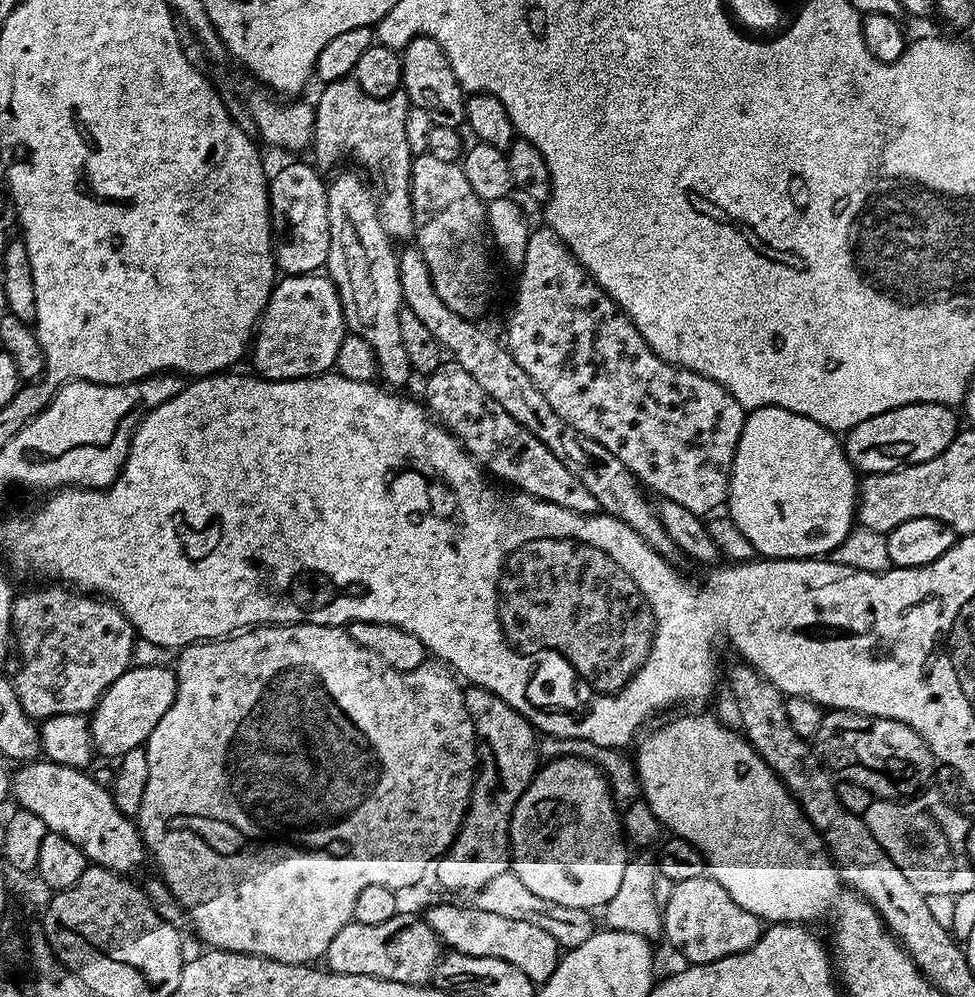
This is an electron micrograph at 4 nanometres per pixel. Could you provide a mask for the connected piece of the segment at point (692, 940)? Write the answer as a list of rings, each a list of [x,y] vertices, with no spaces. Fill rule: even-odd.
[[[705,874],[678,882],[669,887],[668,901],[663,901],[662,936],[676,952],[685,956],[688,964],[709,964],[718,958],[750,950],[762,935],[762,921],[750,910],[742,910],[722,886]]]

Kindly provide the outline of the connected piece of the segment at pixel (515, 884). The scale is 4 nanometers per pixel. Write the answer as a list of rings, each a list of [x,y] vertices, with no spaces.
[[[512,870],[498,874],[494,882],[486,882],[486,886],[479,888],[474,894],[474,907],[478,910],[490,910],[490,914],[502,914],[502,918],[531,922],[546,930],[546,934],[557,940],[564,950],[582,946],[582,942],[586,942],[586,938],[590,938],[594,931],[593,913],[589,909],[558,906],[558,902],[550,902],[546,898],[538,898],[538,894],[530,894],[526,882],[522,882],[522,878],[518,878]]]

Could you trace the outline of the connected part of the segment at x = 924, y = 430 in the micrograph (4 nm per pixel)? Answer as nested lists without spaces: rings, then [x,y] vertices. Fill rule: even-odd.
[[[907,404],[886,410],[848,429],[842,440],[844,453],[860,474],[894,472],[907,464],[930,462],[930,458],[942,454],[956,437],[958,425],[952,412],[955,411],[946,404]]]

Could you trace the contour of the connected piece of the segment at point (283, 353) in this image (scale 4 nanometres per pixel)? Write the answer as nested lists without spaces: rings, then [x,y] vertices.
[[[327,274],[285,275],[277,279],[272,297],[264,308],[250,345],[250,360],[252,356],[252,364],[257,368],[253,369],[265,380],[301,380],[307,376],[323,376],[335,369],[338,350],[345,335],[342,302],[331,278]]]

